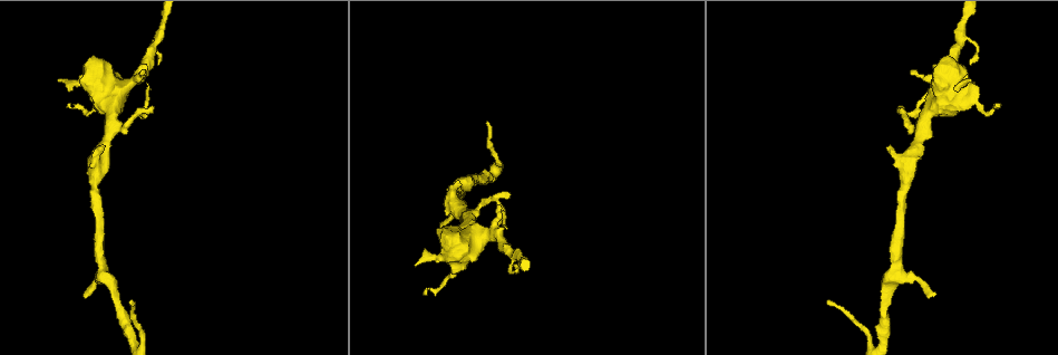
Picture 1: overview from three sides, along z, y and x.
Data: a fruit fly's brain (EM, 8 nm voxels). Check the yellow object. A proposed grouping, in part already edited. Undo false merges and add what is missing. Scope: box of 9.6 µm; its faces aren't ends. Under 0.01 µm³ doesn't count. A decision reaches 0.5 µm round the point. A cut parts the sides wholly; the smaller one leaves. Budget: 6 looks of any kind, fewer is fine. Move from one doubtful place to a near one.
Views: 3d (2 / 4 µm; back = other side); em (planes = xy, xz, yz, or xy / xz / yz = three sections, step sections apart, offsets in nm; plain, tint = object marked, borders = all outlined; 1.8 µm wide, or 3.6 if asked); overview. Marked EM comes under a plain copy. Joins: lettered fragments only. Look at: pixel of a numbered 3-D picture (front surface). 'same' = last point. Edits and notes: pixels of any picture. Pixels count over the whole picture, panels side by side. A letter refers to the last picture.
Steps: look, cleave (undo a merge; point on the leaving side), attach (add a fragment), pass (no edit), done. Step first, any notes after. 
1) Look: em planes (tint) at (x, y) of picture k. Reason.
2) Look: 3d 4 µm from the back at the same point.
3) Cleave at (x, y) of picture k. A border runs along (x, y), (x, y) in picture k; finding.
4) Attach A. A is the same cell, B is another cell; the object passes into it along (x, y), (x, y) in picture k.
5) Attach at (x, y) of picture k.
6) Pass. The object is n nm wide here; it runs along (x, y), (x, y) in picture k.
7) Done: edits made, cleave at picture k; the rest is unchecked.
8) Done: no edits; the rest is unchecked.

Look: em planes (tint) at (416, 265) of picture 1.

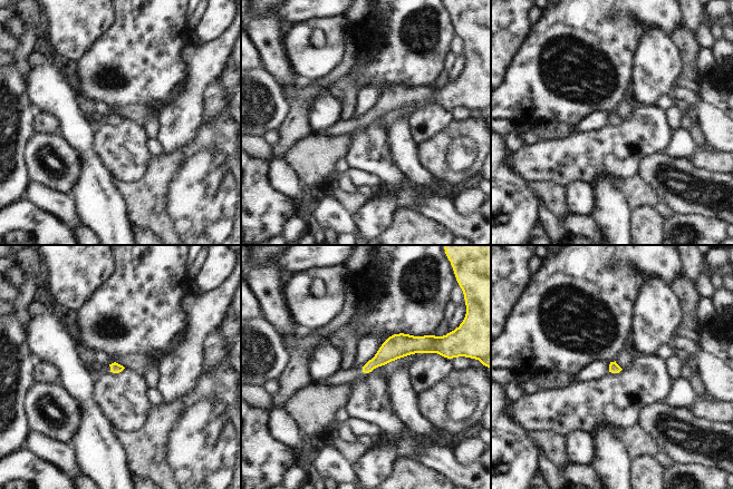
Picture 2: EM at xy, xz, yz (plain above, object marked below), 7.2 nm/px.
Look: em planes (borders) at the same point.

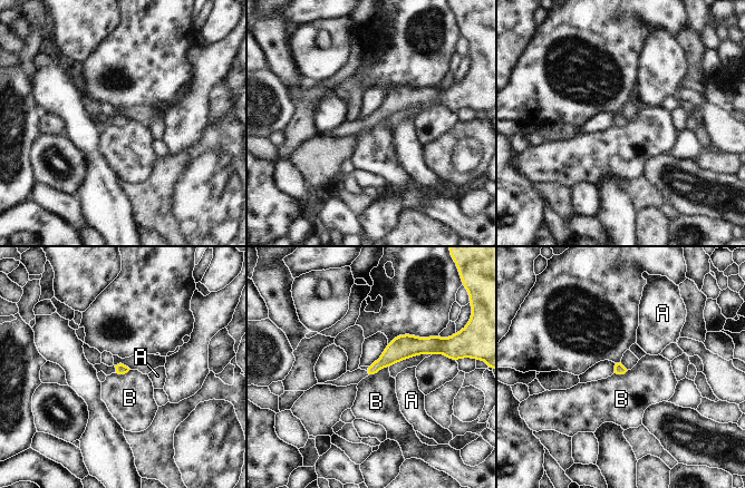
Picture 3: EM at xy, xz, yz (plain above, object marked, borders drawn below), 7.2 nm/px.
Pass. A and B are other cells; a border runs along (388, 367), (383, 367), (367, 377) in picture 3; none of them fits.

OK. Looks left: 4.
Look: em planes (borders) at (972, 63) of picture 1.

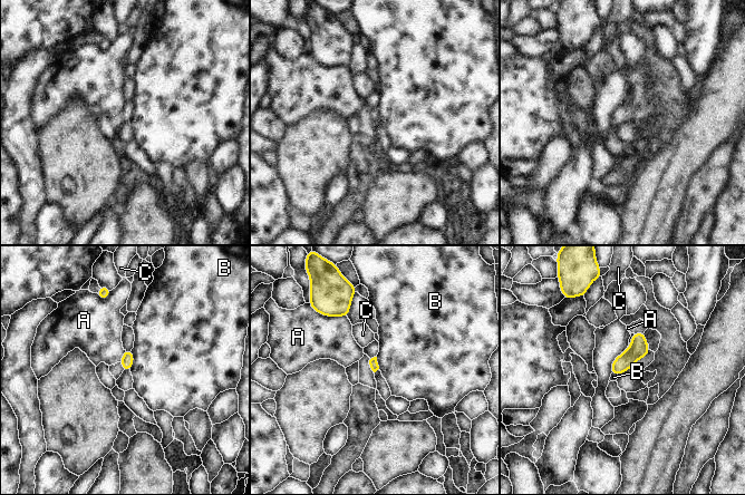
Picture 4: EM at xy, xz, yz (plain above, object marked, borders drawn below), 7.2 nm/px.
Pass. A, B and C are other cells; a border runs along (132, 350), (133, 365), (129, 369) in picture 4; no lettered fragment goes on from it.

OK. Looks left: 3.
Look: em yz step 16 (borders) at (501, 164) of picture 1. Abrupt turn.

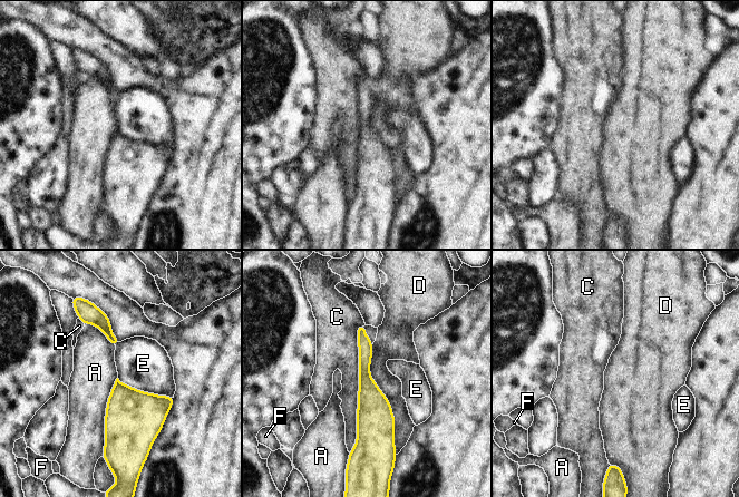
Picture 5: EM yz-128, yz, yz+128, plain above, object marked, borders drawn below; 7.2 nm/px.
Pass. The longest contact is with C, 950 nm; A, C, D, E and F are other cells; continuous, no second neuron.

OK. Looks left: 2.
Done: no edits; the rest is unchecked.

